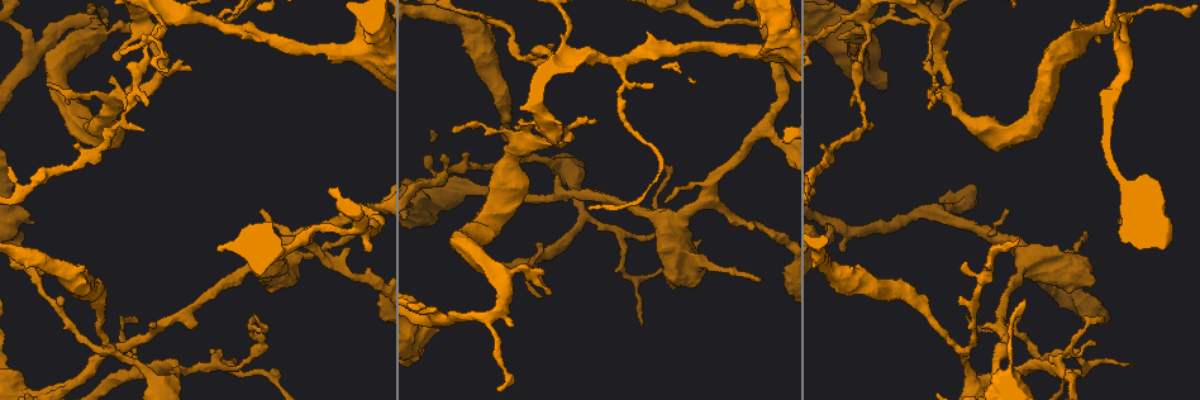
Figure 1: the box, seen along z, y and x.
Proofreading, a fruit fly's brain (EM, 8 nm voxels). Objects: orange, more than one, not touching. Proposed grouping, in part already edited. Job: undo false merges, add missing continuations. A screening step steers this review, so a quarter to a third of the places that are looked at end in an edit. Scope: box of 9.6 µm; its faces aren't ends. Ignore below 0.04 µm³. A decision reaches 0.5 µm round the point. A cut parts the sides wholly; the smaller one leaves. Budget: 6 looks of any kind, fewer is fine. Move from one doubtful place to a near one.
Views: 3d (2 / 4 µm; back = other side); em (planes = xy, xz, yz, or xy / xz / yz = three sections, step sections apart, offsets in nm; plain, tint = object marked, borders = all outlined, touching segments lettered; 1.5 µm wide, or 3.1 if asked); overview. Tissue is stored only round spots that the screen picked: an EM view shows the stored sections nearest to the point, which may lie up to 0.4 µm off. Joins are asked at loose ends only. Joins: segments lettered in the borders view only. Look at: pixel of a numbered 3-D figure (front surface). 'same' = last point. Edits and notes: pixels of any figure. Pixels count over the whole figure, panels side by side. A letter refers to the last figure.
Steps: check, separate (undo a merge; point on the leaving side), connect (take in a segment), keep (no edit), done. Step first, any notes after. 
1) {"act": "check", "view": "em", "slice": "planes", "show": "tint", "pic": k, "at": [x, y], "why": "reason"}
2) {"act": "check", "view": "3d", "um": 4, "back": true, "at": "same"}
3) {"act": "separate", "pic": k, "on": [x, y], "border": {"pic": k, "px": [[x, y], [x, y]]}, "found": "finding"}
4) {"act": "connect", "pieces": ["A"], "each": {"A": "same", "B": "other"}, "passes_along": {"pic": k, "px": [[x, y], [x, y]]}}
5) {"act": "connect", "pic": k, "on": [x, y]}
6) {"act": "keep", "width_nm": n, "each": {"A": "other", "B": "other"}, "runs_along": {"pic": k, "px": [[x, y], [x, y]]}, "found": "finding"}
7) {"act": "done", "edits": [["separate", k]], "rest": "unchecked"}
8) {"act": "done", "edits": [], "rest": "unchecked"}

{"act": "check", "view": "em", "slice": "xy", "step": 4, "show": "borders", "pic": 1, "at": [966, 263], "why": "tapers out"}

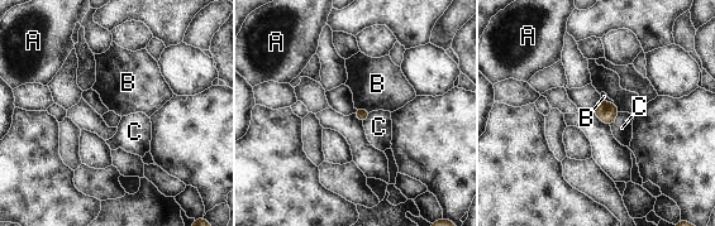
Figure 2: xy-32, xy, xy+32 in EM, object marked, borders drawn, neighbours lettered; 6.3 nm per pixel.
{"act": "check", "view": "em", "slice": "planes", "show": "borders", "at": "same"}

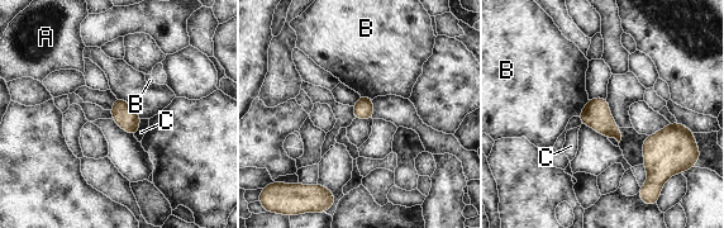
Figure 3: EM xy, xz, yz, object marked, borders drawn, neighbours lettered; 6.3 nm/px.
{"act": "keep", "longest_contact_nm": ["B", 130], "each": {"A": "other", "B": "other", "C": "other"}, "border": {"pic": 3, "px": [[589, 100], [579, 117]]}, "found": "no lettered segment goes on from it"}

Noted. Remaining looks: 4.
{"act": "check", "view": "3d", "um": 2, "pic": 1, "at": [623, 270], "why": "sharp bend"}

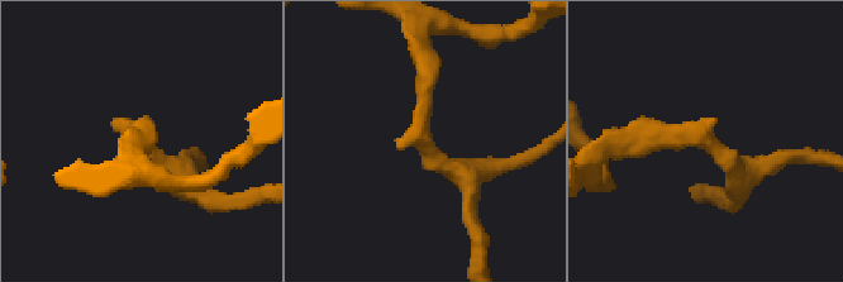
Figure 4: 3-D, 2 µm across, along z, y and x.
{"act": "check", "view": "em", "slice": "planes", "show": "borders", "pic": 4, "at": [716, 150]}

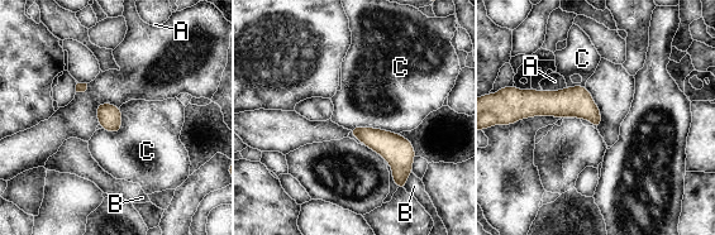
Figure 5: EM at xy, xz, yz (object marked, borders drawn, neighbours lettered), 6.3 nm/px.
{"act": "keep", "width_nm": 60, "each": {"A": "other", "B": "other", "C": "other"}, "border": {"pic": 5, "px": [[348, 129], [381, 128], [397, 134]]}, "found": "one cell here"}

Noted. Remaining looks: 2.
{"act": "check", "view": "em", "slice": "planes", "show": "borders", "pic": 1, "at": [664, 276], "why": "free end"}

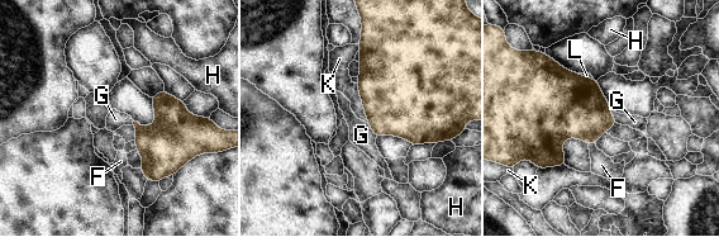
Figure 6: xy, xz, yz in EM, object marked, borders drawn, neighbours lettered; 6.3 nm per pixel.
{"act": "keep", "longest_contact_nm": ["K", 260], "each": {"F": "other", "G": "other", "H": "other", "K": "other", "L": "other"}, "border": {"pic": 6, "px": [[609, 108], [609, 112], [619, 123]]}, "found": "no lettered segment goes on from it"}

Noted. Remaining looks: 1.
{"act": "done", "edits": [], "rest": "unchecked"}

